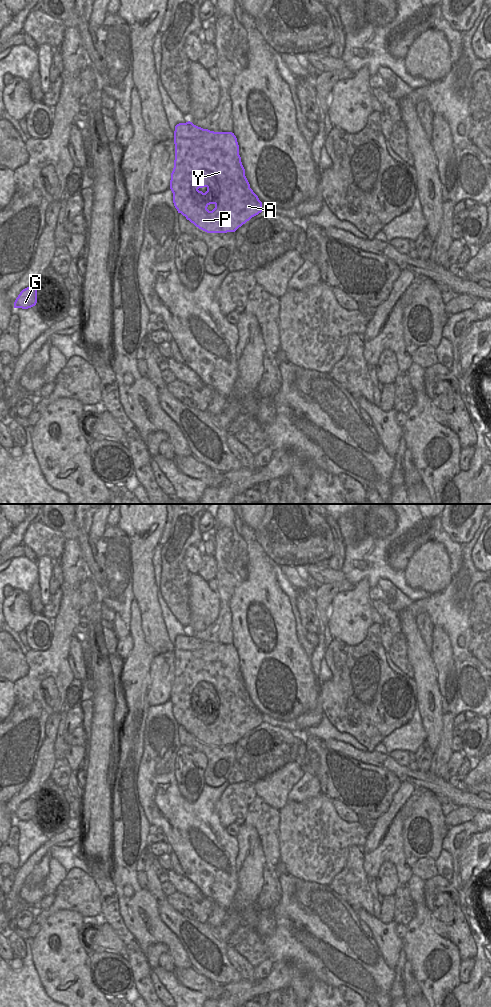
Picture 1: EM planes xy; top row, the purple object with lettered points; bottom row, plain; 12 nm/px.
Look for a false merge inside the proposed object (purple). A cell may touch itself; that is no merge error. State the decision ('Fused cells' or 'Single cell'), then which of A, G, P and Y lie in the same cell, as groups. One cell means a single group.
Fused cells. Groups: A / G P Y

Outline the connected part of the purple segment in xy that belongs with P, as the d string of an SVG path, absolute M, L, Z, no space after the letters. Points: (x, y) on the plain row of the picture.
M188 633L175 638L174 656L175 672L170 701L175 720L207 745L226 745L230 737L227 733L233 727L230 722L239 719L235 712L259 712L245 688L236 648L232 644L203 641Z

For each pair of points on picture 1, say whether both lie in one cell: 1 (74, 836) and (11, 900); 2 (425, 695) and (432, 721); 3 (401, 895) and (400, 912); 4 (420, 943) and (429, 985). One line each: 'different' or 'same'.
1: same
2: same
3: same
4: same

